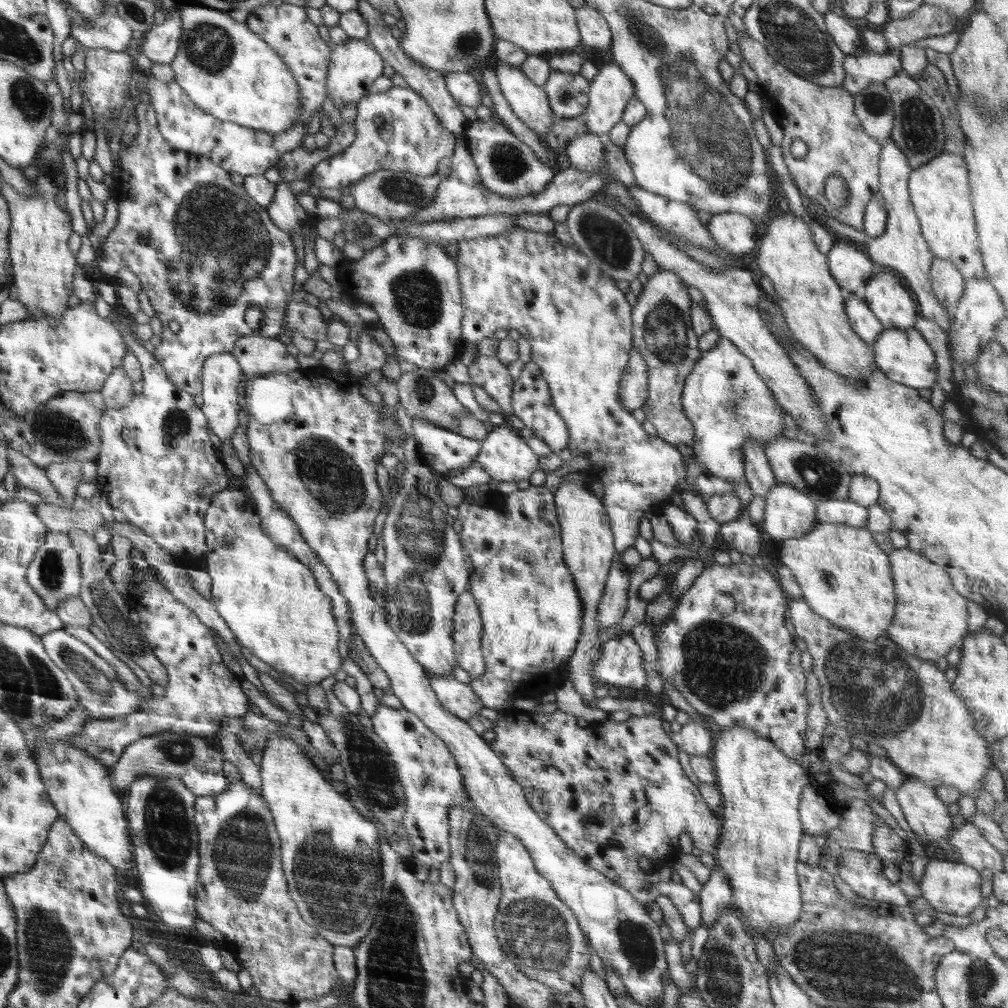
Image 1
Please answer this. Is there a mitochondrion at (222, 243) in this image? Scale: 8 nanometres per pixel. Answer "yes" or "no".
yes

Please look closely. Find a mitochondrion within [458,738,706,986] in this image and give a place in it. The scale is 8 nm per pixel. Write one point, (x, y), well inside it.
(539, 930)

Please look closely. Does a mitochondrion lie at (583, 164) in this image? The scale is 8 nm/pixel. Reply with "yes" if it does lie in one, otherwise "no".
no

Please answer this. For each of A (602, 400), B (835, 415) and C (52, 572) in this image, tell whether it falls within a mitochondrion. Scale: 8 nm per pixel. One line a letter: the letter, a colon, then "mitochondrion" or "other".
A: other
B: other
C: mitochondrion

